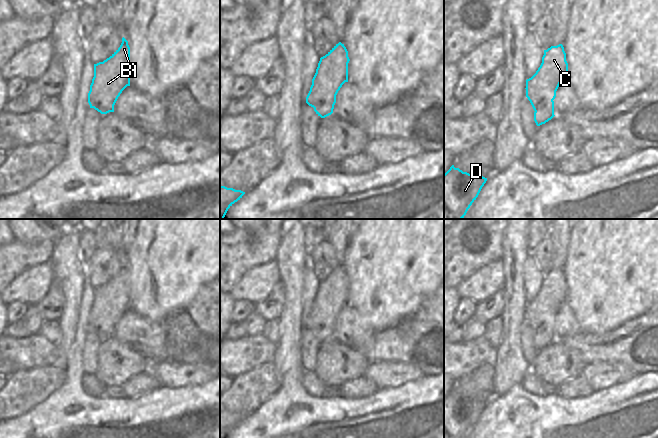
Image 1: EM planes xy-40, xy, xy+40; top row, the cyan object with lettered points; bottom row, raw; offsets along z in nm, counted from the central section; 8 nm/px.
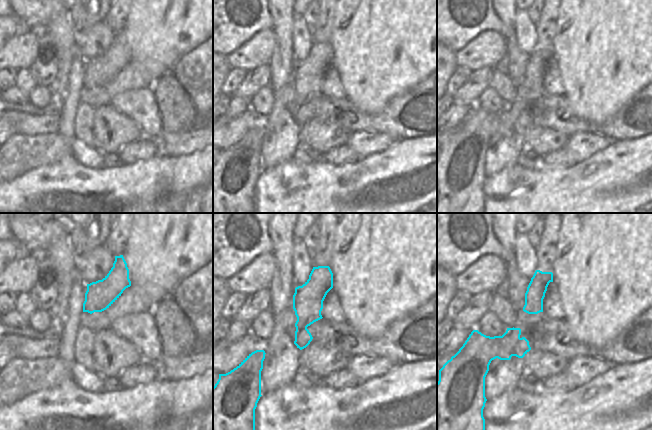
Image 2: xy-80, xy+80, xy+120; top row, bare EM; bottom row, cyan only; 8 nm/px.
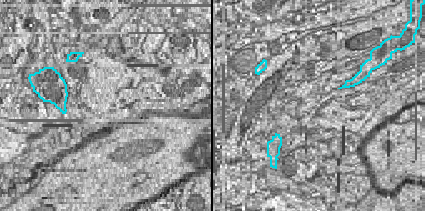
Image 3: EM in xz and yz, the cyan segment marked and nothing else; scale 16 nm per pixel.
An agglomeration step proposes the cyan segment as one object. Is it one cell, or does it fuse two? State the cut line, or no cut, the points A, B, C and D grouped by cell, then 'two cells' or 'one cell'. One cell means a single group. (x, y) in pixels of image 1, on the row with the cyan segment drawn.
xy (332, 101), (328, 100), (314, 108) | A B C / D | two cells

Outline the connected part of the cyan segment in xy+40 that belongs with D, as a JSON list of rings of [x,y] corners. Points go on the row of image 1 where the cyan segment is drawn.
[[[452,165],[444,174],[444,219],[463,219],[486,181]]]

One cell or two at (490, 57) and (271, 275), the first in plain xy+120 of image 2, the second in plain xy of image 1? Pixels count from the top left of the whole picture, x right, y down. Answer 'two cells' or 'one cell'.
one cell

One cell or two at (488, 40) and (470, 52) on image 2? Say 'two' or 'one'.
one

